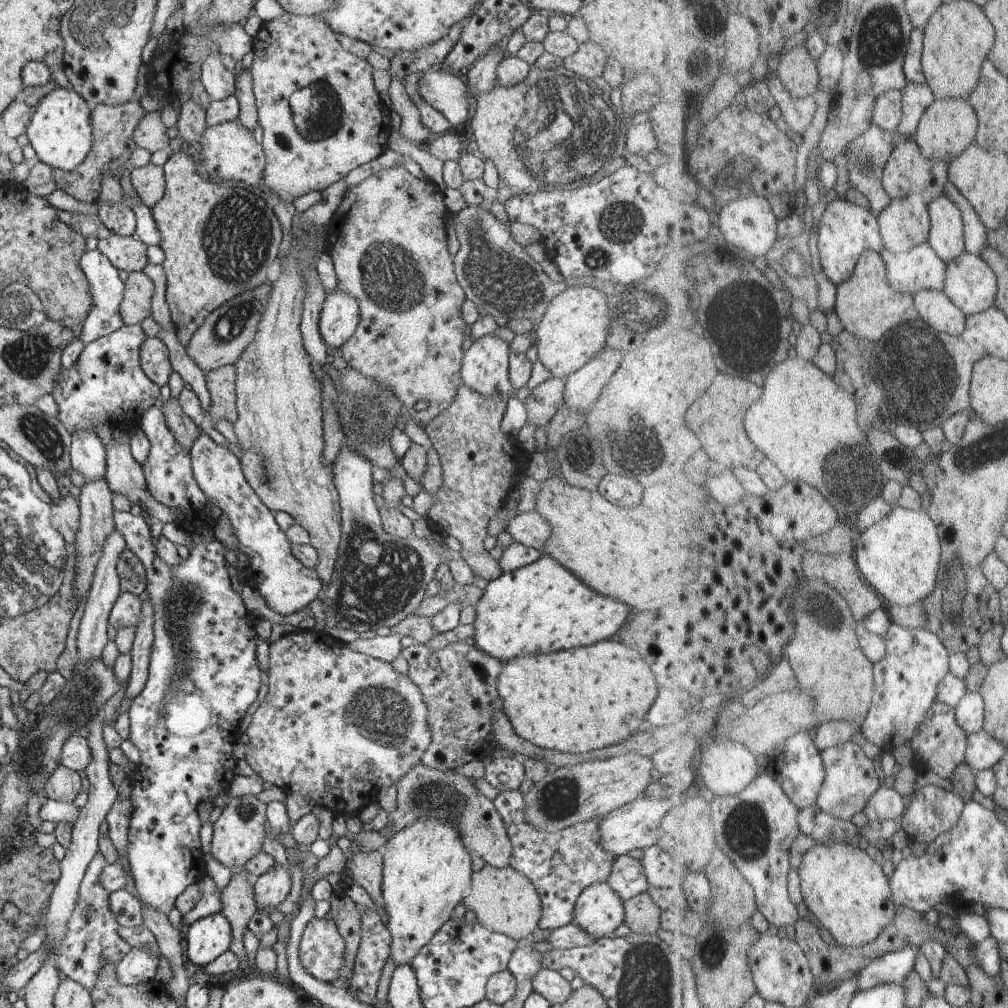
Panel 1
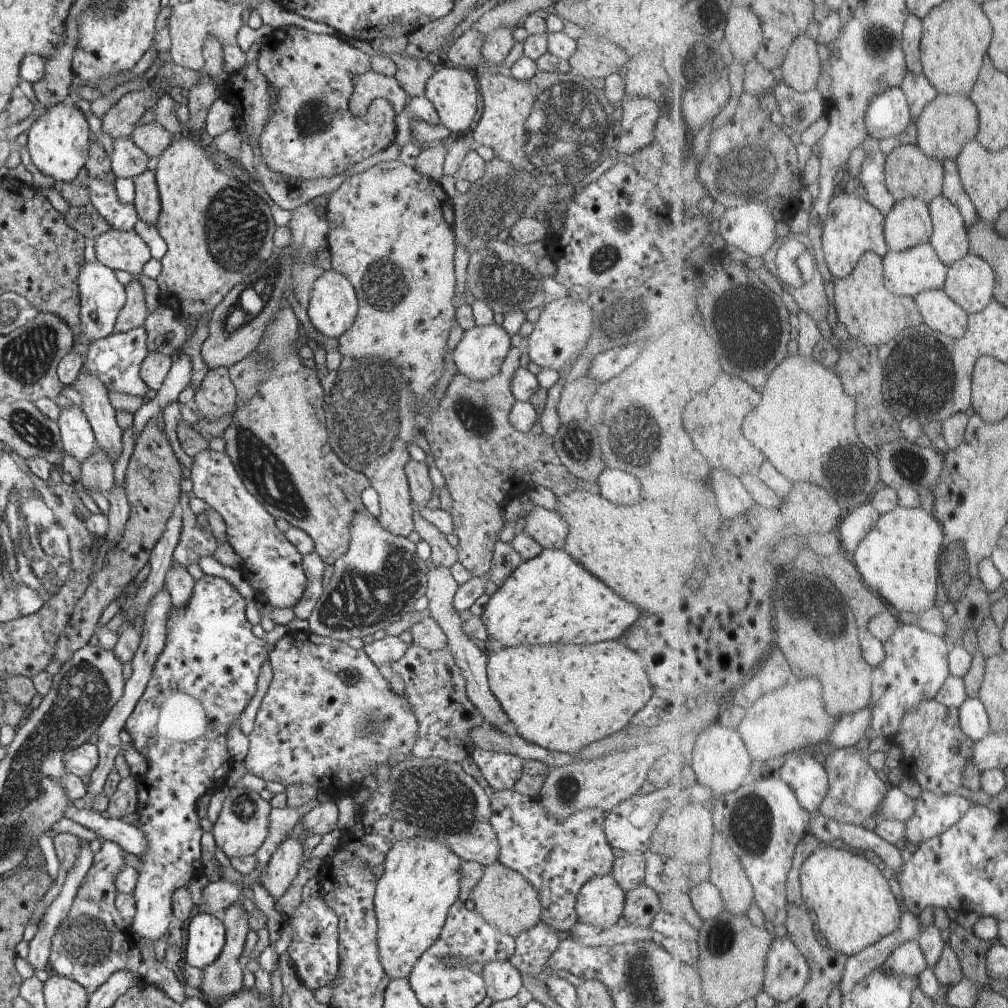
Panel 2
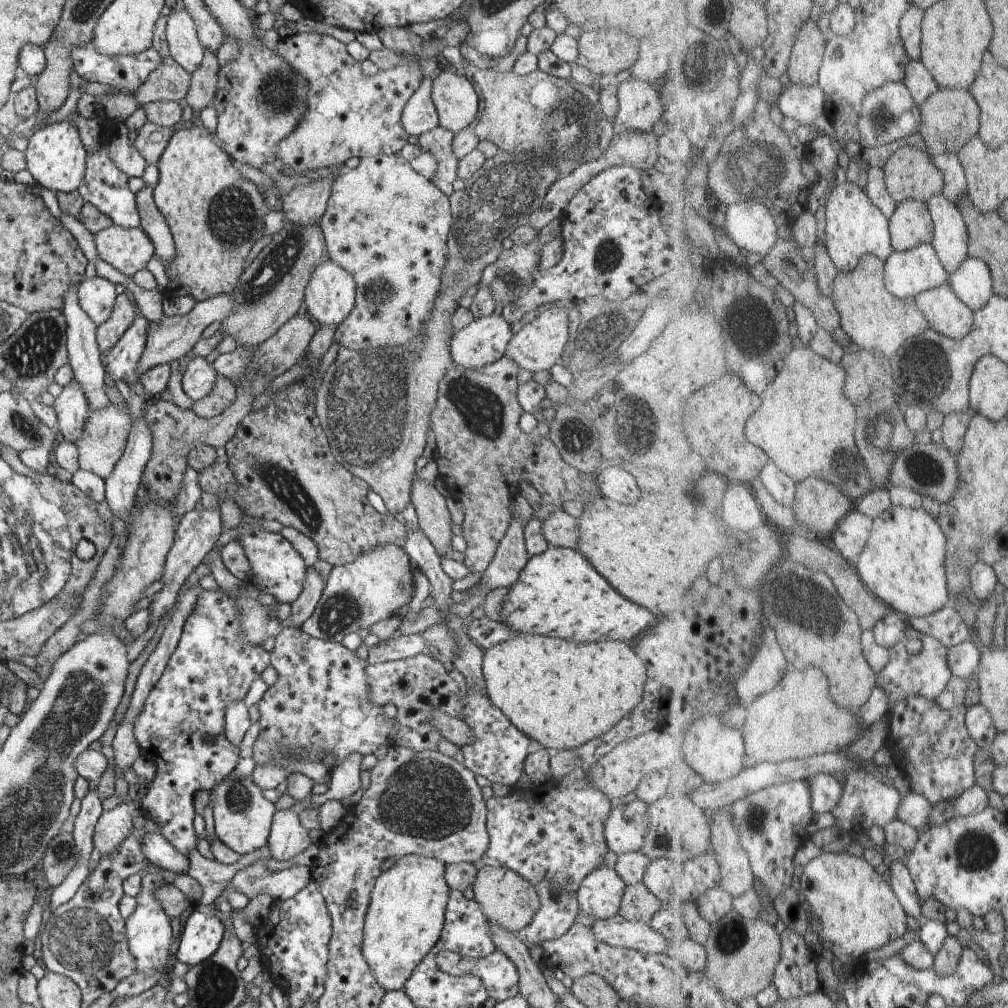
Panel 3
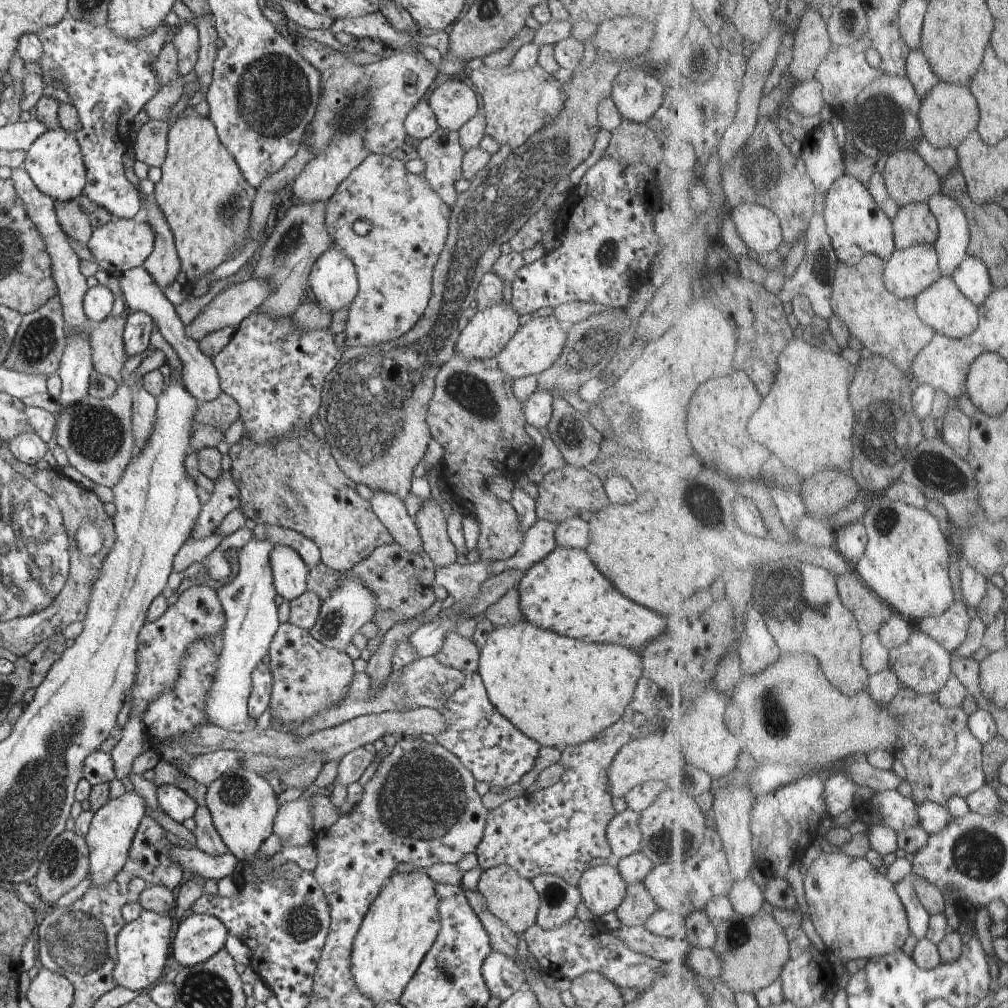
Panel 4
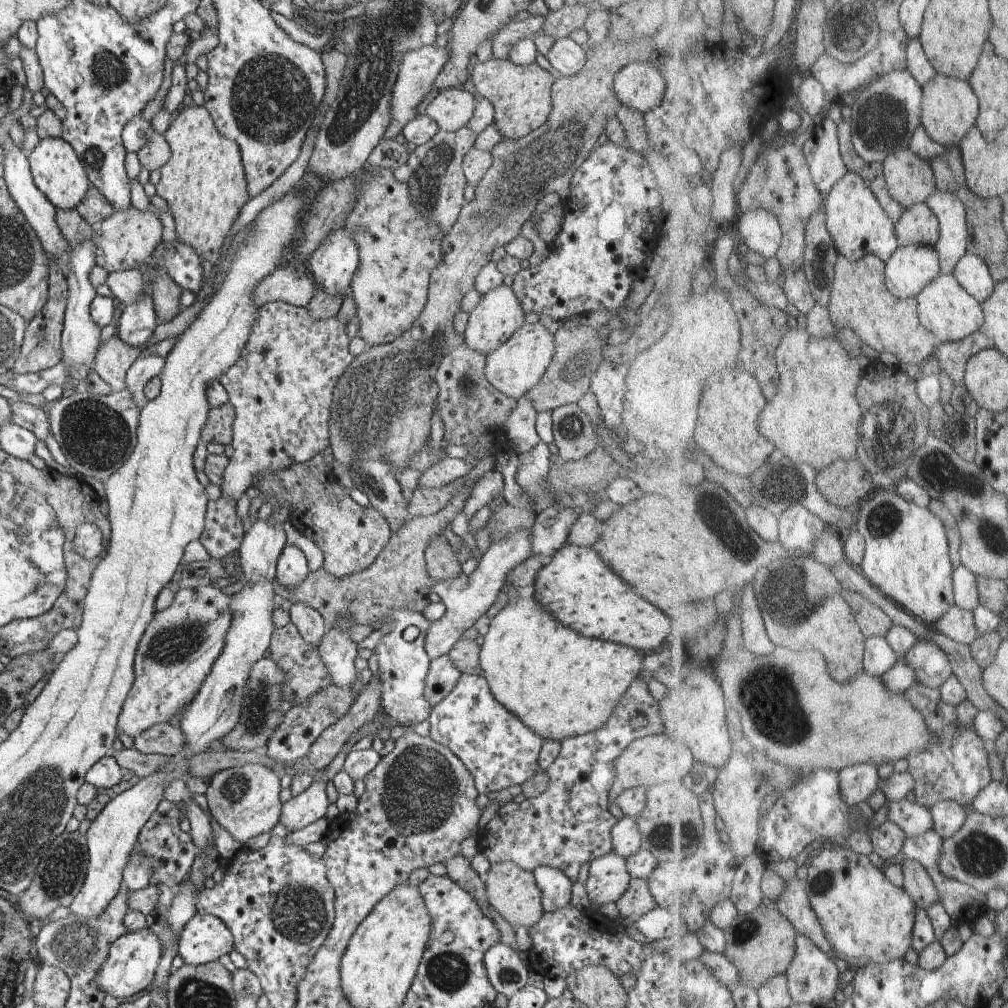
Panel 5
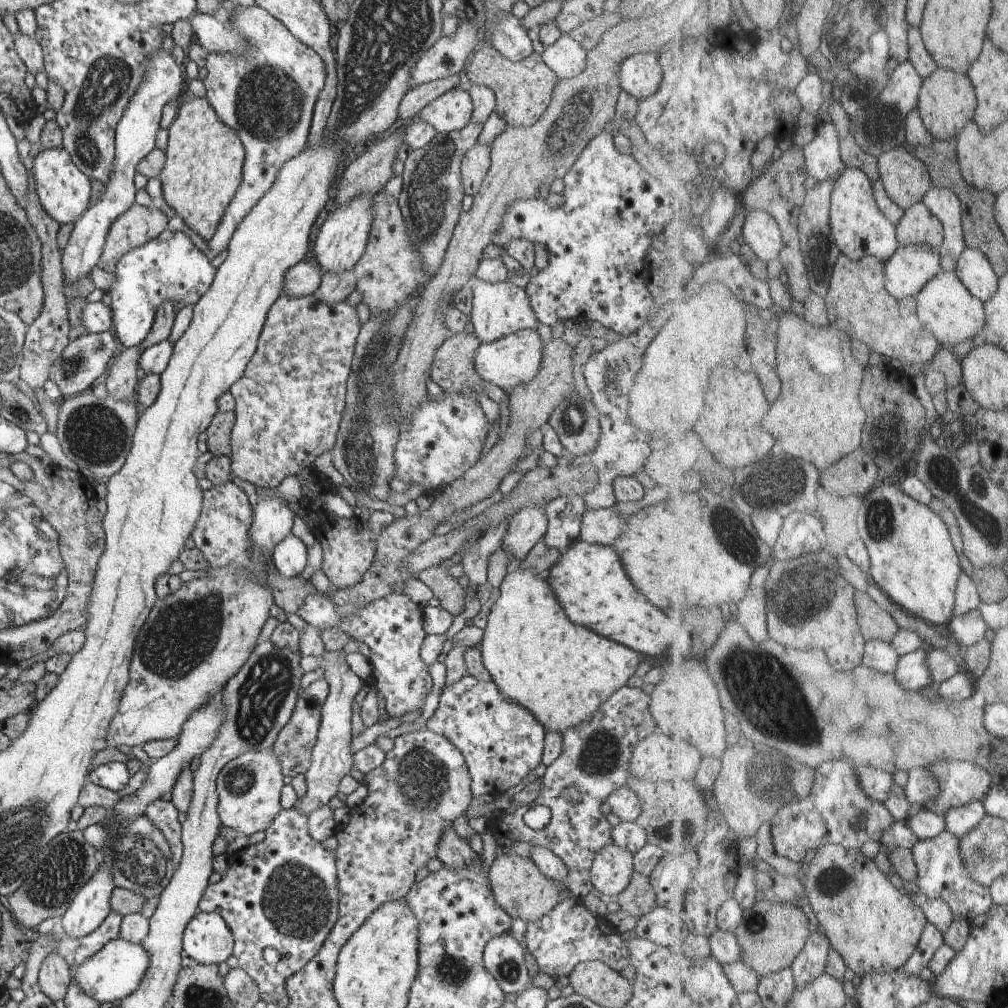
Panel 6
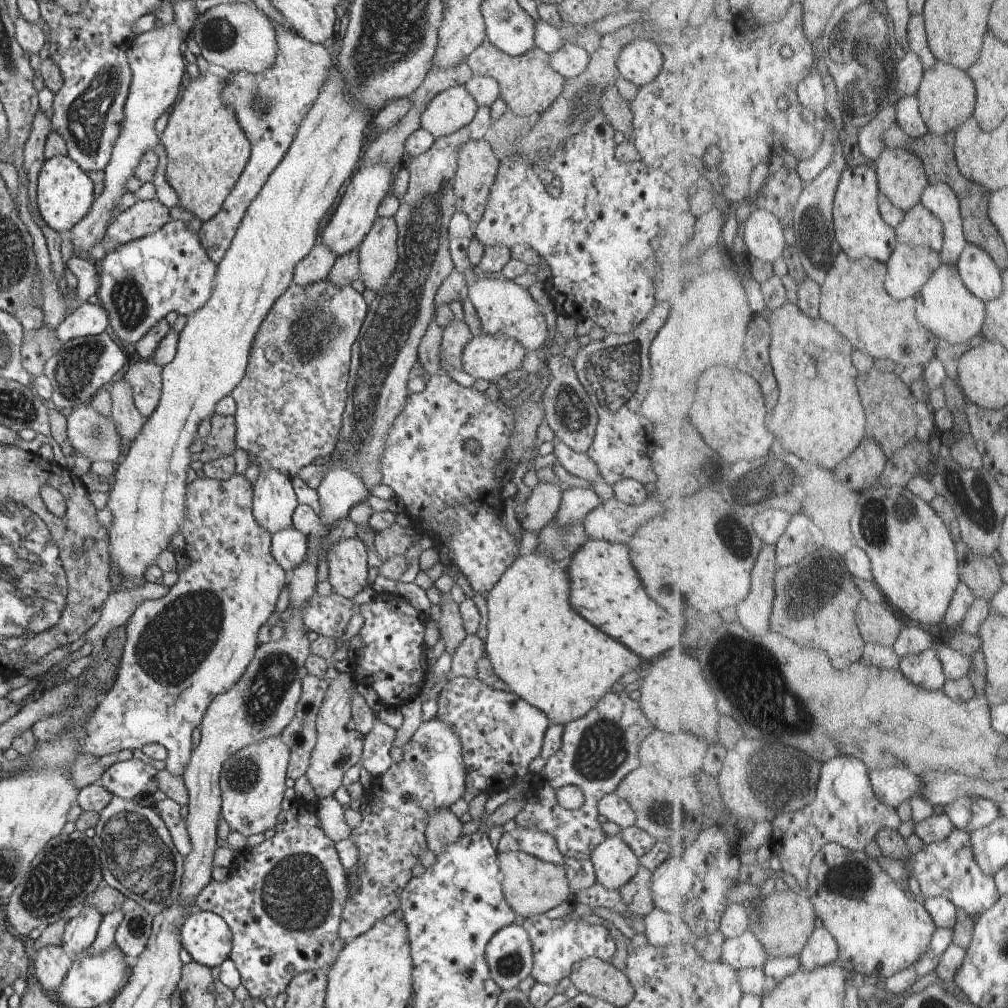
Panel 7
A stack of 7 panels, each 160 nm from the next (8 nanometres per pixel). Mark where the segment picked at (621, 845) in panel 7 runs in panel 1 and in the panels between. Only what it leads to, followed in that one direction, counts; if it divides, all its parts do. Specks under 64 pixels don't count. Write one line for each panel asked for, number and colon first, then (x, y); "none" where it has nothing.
1: (598, 911)
2: (600, 902)
3: (600, 895)
4: (602, 888)
5: (608, 878)
6: (612, 868)

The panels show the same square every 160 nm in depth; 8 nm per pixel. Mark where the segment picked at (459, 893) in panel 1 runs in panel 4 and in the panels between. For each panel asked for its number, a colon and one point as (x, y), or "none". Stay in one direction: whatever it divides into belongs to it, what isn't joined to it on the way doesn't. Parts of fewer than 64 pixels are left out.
2: (421, 877)
3: (406, 913)
4: (401, 925)

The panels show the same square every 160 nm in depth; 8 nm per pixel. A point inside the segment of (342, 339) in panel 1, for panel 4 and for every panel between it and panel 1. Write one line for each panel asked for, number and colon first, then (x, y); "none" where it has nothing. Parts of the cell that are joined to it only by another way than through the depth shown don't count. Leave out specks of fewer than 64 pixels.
2: (333, 304)
3: (330, 293)
4: (333, 283)

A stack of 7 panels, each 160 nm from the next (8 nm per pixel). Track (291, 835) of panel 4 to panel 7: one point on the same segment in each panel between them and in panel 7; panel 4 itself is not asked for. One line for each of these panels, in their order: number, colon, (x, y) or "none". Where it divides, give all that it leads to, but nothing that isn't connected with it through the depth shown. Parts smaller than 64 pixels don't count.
5: (297, 813)
6: (331, 760)
7: (339, 747)

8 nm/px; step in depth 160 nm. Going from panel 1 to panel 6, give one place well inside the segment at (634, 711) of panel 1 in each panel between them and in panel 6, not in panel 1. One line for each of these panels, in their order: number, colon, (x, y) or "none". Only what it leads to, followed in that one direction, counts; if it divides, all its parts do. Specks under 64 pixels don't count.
2: (562, 697)
3: (562, 694)
4: (559, 691)
5: (560, 684)
6: (561, 672)

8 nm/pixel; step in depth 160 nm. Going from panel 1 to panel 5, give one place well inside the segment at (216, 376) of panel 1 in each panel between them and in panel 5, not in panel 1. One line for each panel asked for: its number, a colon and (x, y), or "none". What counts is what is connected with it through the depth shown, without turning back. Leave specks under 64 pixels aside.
2: (217, 398)
3: (223, 393)
4: (223, 410)
5: (218, 428)

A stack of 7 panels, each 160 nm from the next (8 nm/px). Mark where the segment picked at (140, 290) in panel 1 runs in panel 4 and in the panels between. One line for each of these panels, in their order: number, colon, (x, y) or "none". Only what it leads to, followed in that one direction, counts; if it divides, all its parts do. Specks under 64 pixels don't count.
2: (133, 314)
3: (124, 312)
4: (108, 354)

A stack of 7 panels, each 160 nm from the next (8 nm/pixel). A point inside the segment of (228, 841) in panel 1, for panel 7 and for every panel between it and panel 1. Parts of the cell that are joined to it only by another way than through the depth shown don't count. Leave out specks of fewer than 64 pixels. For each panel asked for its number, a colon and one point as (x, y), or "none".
2: (243, 824)
3: (243, 817)
4: (242, 803)
5: (245, 800)
6: (249, 786)
7: (252, 782)

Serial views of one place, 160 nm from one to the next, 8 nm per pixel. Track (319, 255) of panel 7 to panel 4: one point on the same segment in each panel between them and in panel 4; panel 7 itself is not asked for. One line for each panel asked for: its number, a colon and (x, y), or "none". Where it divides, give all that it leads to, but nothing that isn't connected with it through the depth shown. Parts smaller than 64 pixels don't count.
4: (233, 304)
5: (294, 285)
6: (302, 279)

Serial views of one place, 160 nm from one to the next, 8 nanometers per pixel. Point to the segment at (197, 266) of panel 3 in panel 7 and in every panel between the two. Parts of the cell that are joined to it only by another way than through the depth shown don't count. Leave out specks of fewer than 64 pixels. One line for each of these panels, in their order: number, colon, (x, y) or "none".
4: (207, 202)
5: (204, 185)
6: (204, 162)
7: (207, 151)

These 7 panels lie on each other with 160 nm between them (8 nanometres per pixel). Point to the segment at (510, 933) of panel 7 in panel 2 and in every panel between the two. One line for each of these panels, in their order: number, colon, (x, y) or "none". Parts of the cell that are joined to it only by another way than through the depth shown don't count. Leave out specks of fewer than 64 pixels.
2: (502, 979)
3: (499, 974)
4: (503, 977)
5: (505, 971)
6: (503, 957)

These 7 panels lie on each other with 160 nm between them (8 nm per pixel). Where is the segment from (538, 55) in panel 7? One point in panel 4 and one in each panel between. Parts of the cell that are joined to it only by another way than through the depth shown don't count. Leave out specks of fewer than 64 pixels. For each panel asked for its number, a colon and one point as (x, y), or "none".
4: (518, 103)
5: (521, 94)
6: (523, 89)

